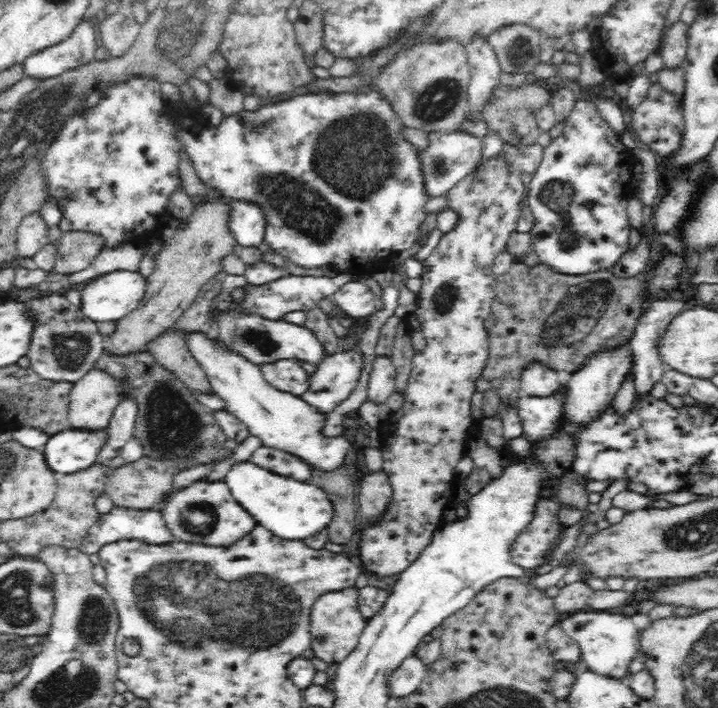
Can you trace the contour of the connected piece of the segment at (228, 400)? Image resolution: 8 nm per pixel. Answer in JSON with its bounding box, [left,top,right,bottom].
[183,331,351,470]

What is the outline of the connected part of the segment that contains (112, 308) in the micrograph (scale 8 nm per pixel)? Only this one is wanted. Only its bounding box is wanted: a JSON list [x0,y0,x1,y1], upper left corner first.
[80,272,146,322]

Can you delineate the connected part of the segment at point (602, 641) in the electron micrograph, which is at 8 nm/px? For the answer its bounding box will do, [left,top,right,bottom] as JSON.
[559,612,638,680]

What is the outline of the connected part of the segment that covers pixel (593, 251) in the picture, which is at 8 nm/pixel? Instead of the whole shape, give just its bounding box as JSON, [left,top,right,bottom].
[526,96,638,275]

